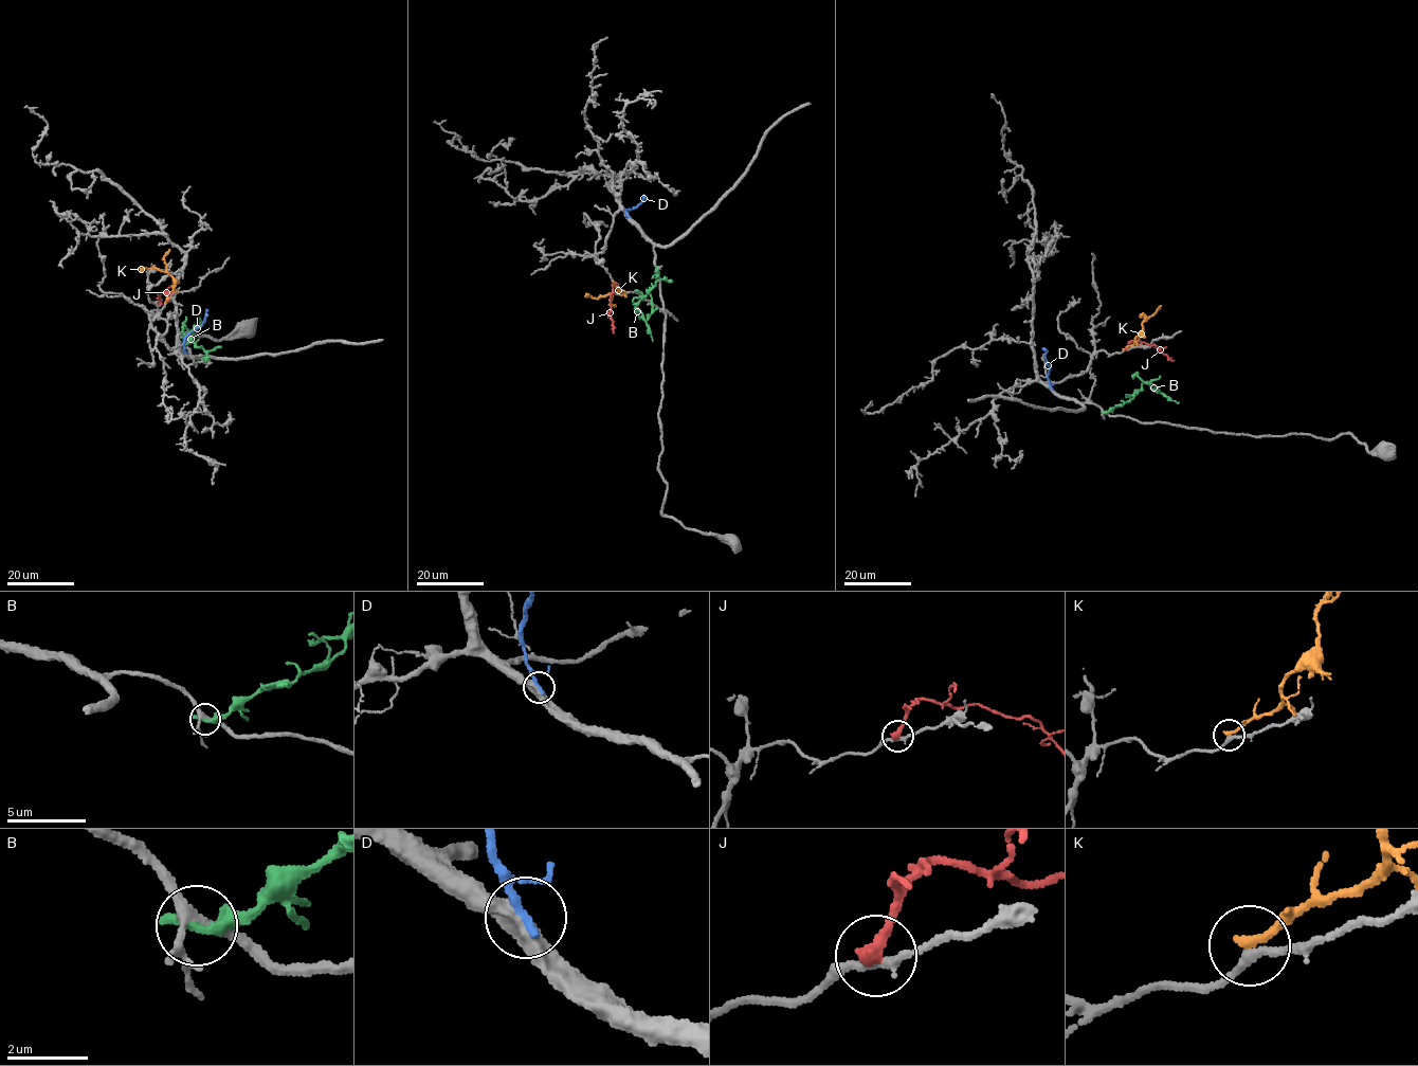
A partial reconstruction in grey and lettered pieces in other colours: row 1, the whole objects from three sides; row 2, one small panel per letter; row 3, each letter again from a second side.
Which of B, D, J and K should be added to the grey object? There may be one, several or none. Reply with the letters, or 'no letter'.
no letter

